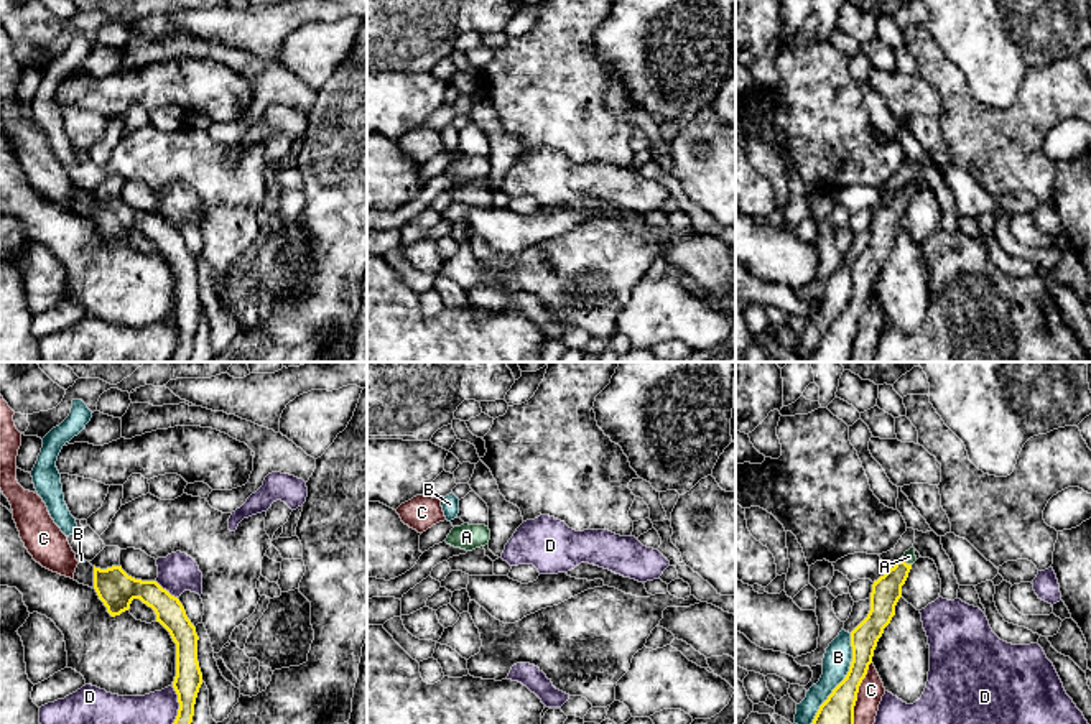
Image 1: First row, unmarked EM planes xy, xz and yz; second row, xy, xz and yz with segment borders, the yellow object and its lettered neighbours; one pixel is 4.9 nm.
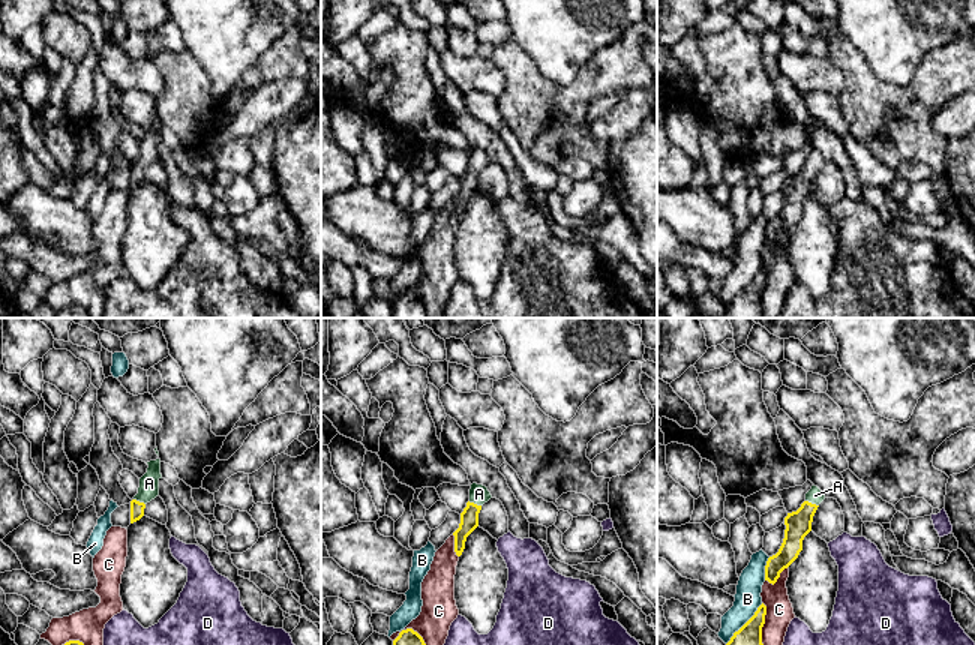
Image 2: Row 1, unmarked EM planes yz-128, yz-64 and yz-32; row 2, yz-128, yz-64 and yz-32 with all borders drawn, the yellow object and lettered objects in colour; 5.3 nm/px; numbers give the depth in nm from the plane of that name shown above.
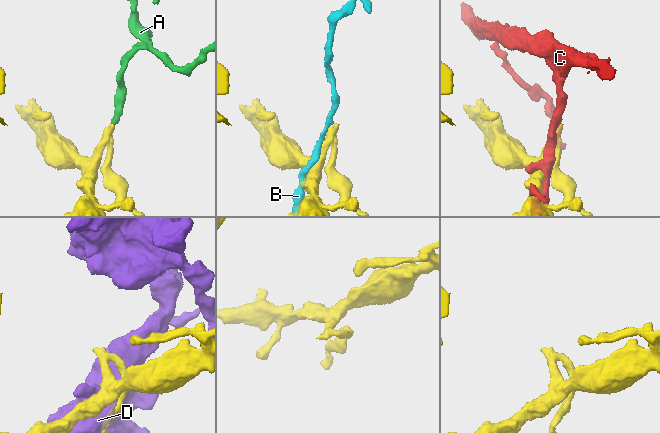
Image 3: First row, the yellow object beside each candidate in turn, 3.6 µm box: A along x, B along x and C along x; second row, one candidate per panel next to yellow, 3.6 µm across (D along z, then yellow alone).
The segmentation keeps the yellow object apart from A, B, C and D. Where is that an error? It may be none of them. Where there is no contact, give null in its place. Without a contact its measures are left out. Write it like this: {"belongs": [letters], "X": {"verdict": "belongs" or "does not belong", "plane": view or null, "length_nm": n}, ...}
{"belongs": ["A"], "A": {"verdict": "belongs", "plane": "yz", "length_nm": 70}, "B": {"verdict": "does not belong", "plane": "yz", "length_nm": 480}, "C": {"verdict": "does not belong", "plane": "yz", "length_nm": 320}, "D": {"verdict": "does not belong", "plane": "xy", "length_nm": 190}}

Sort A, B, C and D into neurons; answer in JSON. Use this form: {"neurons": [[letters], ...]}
{"neurons": [["A"], ["B"], ["C"], ["D"]]}

